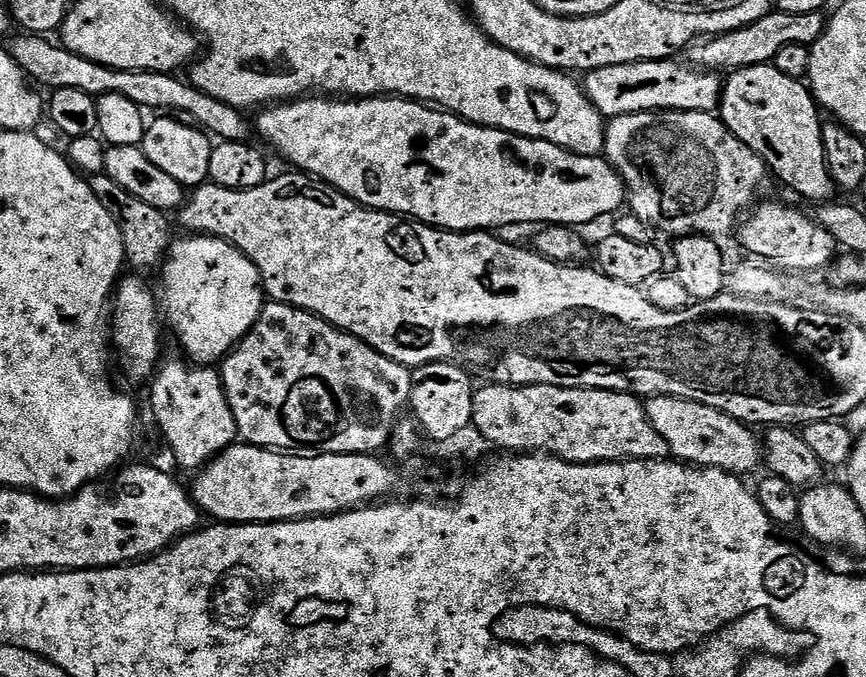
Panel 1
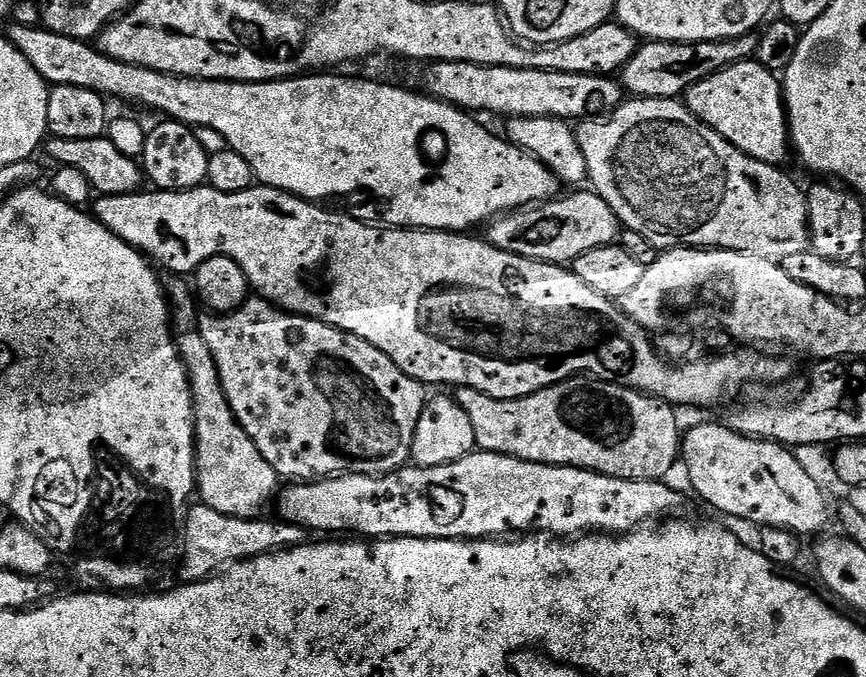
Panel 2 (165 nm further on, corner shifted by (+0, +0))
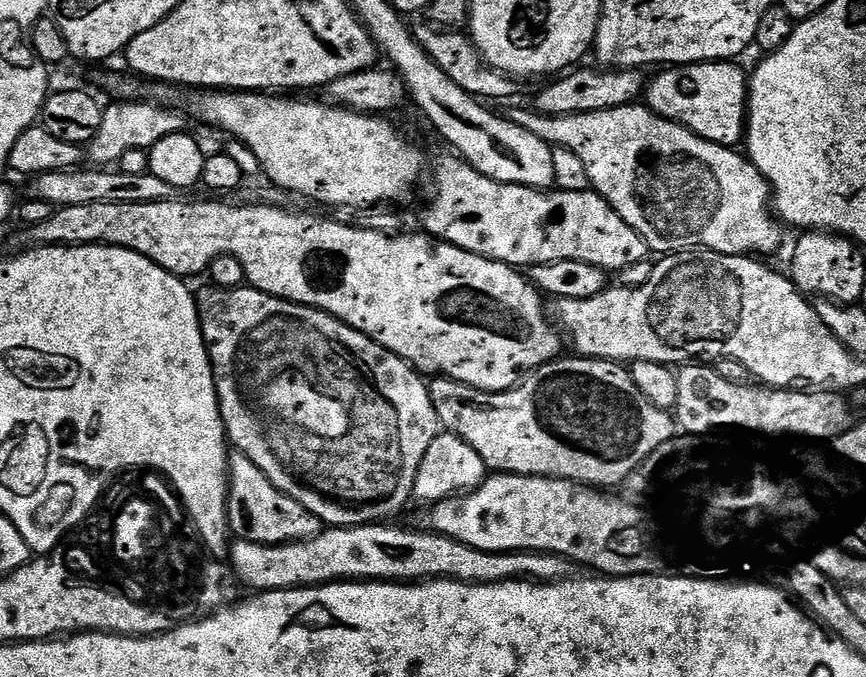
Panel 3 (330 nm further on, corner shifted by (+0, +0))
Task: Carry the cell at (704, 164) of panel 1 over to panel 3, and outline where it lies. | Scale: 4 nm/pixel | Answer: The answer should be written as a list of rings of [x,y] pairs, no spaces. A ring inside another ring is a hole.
[[[643,103],[624,104],[620,108],[598,110],[594,114],[574,114],[573,116],[542,116],[532,110],[527,112],[527,108],[524,106],[518,106],[516,109],[516,124],[522,126],[522,130],[530,130],[530,134],[538,134],[538,138],[542,138],[547,144],[551,144],[556,148],[570,149],[582,162],[582,166],[586,166],[589,185],[648,243],[648,247],[653,253],[675,254],[685,250],[704,249],[718,254],[730,254],[731,256],[759,254],[764,257],[770,255],[771,252],[778,251],[780,243],[784,240],[785,229],[782,227],[781,221],[774,215],[774,209],[770,203],[769,182],[753,166],[747,155],[740,153],[739,156],[735,147],[710,142],[706,138],[694,134],[686,126],[662,118]]]

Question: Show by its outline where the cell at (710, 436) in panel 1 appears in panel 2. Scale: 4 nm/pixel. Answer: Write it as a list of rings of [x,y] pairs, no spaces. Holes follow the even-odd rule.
[[[723,422],[717,424],[696,424],[683,433],[680,442],[682,468],[688,471],[692,488],[712,508],[733,516],[736,520],[749,520],[755,526],[784,528],[805,538],[811,532],[828,524],[828,500],[820,489],[820,484],[804,469],[804,464],[791,447],[777,444],[774,440],[756,440],[753,436],[743,436],[730,430]]]

